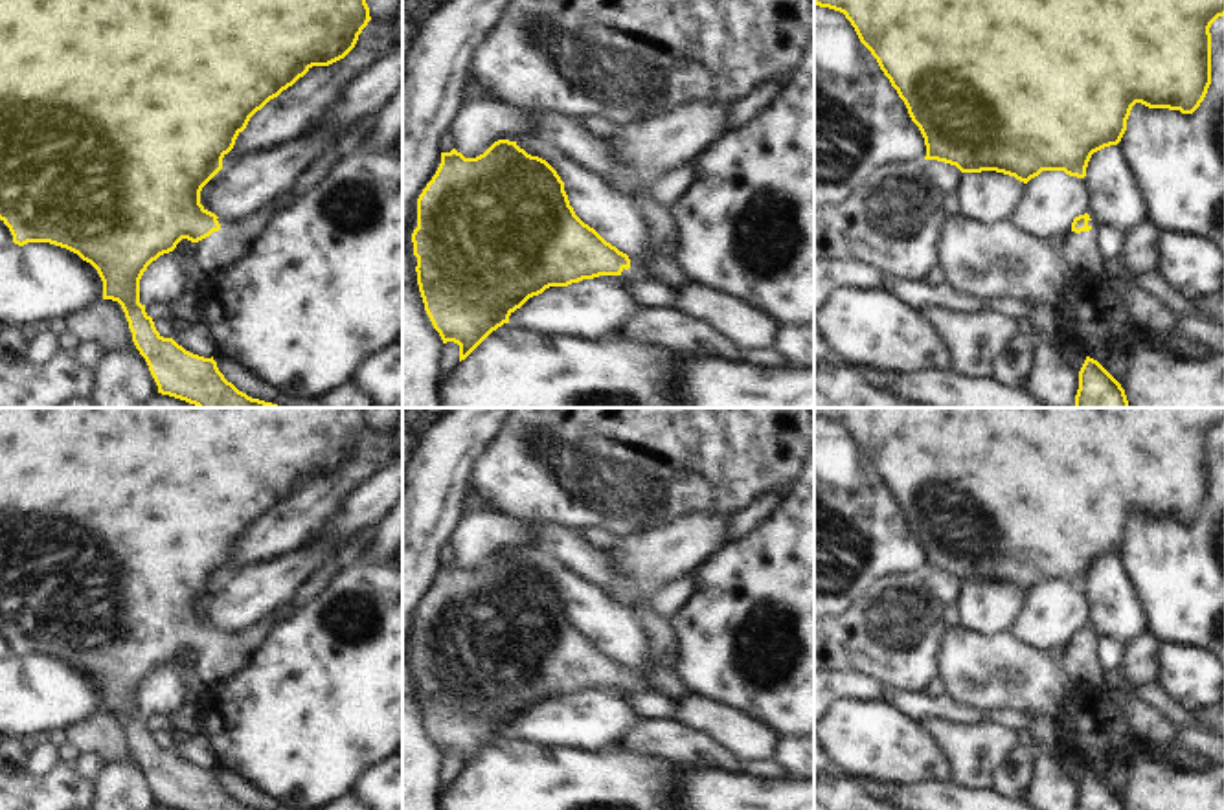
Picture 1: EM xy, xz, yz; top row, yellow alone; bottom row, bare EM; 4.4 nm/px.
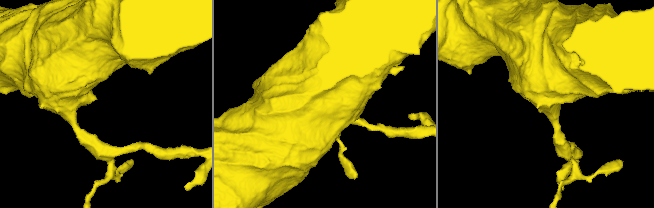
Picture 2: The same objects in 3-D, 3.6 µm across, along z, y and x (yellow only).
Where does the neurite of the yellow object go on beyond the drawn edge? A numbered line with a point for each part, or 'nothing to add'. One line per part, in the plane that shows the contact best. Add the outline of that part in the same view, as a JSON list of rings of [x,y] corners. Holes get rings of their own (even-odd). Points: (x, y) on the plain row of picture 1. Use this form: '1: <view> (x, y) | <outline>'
1: xy (219, 663) | [[[292,602],[246,632],[219,628],[217,632],[221,641],[198,652],[195,663],[198,678],[210,692],[239,676],[252,663],[270,636],[300,610],[301,606]]]

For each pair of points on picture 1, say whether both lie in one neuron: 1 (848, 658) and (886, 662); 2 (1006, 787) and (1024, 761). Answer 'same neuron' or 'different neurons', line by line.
1: same neuron
2: same neuron

